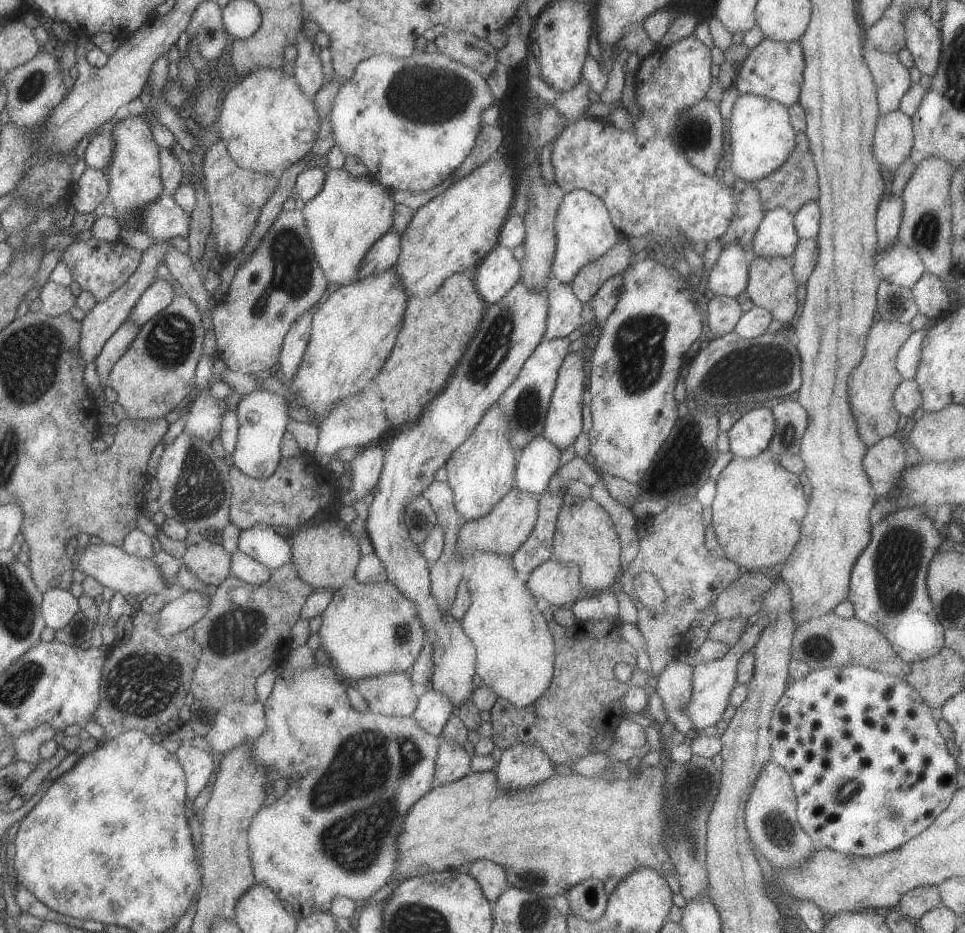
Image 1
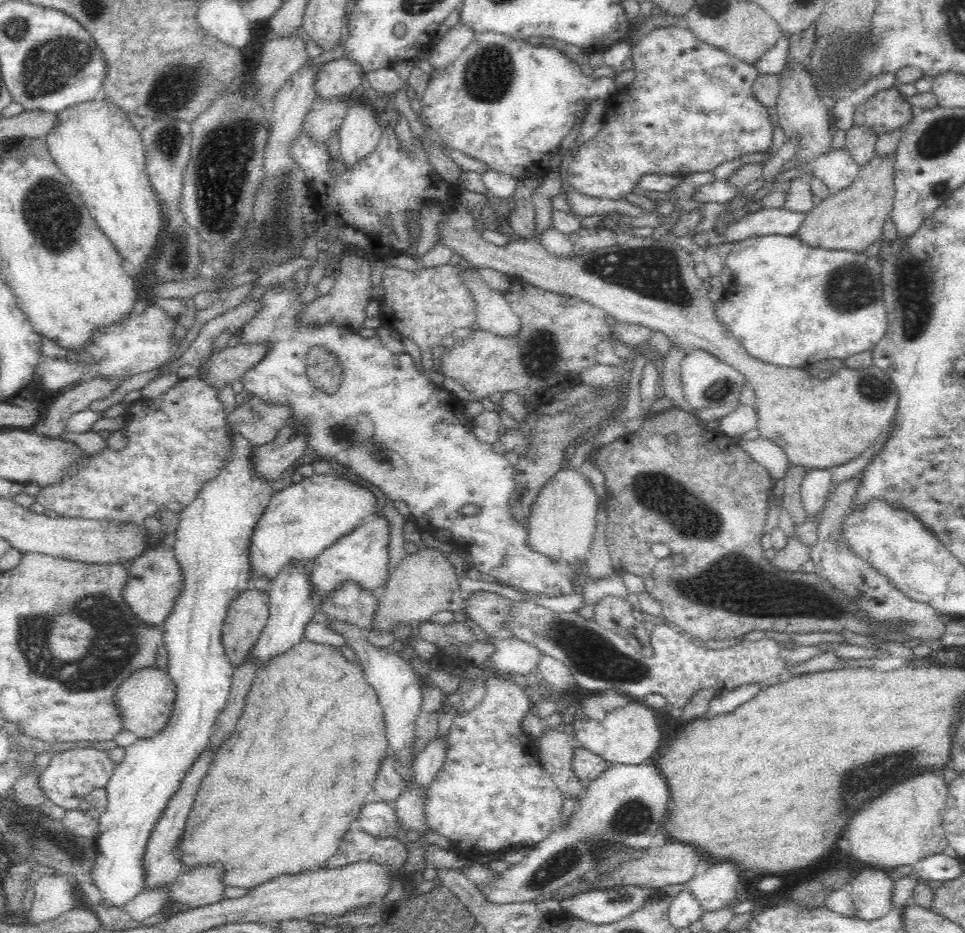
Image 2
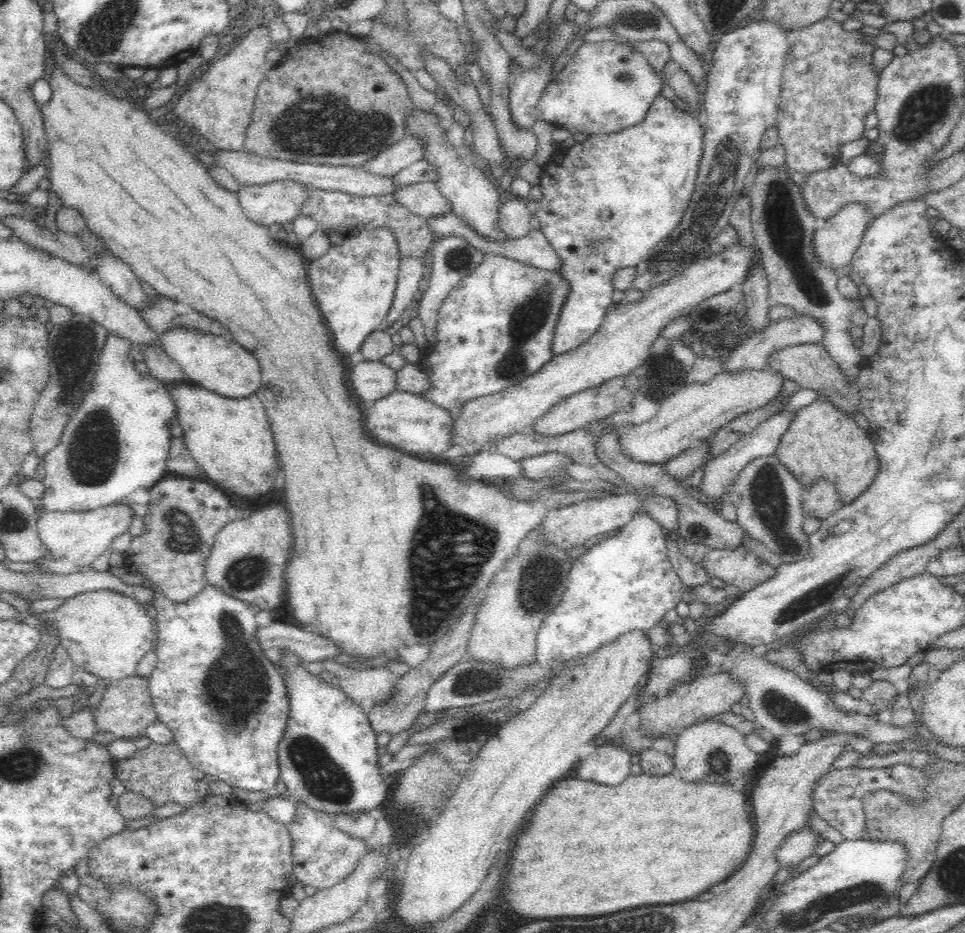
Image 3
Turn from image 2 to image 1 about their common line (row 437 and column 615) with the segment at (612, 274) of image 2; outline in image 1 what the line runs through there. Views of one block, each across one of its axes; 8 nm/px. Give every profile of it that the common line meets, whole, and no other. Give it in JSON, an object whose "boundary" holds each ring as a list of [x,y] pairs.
{"boundary":[[[656,758],[645,760],[635,768],[629,768],[627,761],[617,760],[600,778],[556,773],[546,782],[522,790],[500,788],[495,770],[470,772],[456,782],[434,786],[408,810],[396,842],[398,862],[388,884],[433,872],[456,871],[480,859],[501,866],[511,886],[552,899],[586,878],[598,878],[602,882],[608,878],[622,879],[640,868],[675,874],[670,854],[666,852],[670,818],[664,814],[664,782],[666,769]]]}

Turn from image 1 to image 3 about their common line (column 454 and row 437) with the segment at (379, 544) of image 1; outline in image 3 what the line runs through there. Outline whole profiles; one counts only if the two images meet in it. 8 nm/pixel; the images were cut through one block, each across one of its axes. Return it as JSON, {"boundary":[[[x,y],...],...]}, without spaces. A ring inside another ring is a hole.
{"boundary":[[[766,366],[764,370],[723,370],[707,383],[687,384],[681,391],[670,395],[659,404],[656,414],[639,425],[620,432],[618,444],[624,456],[636,462],[663,464],[682,450],[705,440],[727,422],[741,414],[762,408],[780,392],[783,376]],[[394,391],[364,408],[364,426],[366,433],[376,442],[382,442],[402,452],[418,456],[442,455],[453,442],[453,413],[446,410],[421,394],[406,391]]]}

